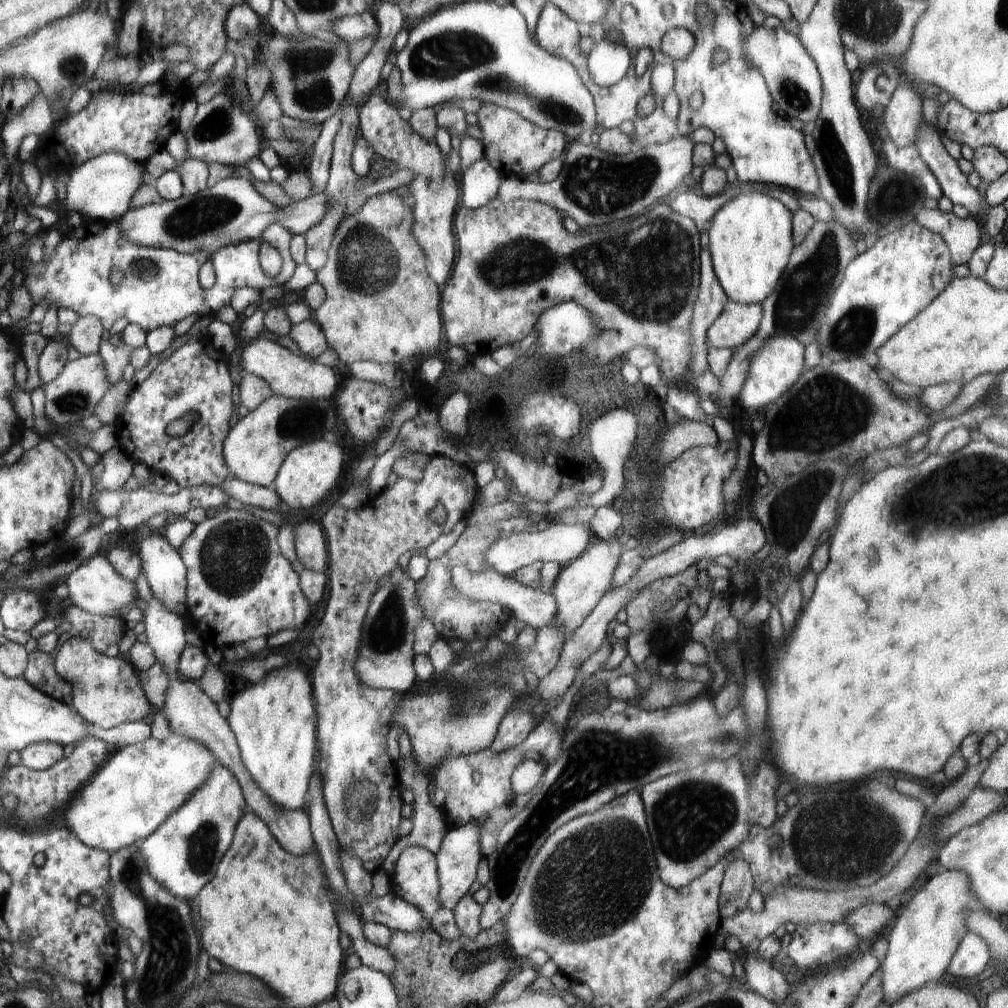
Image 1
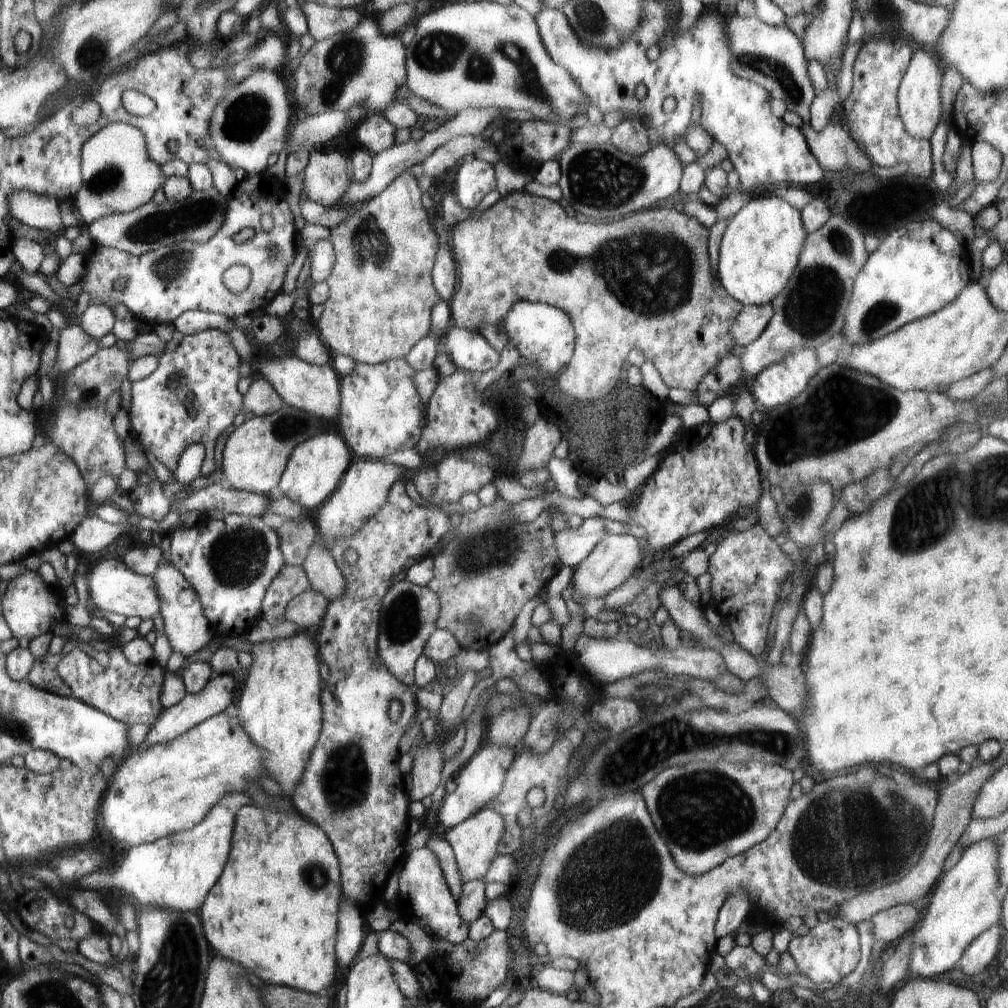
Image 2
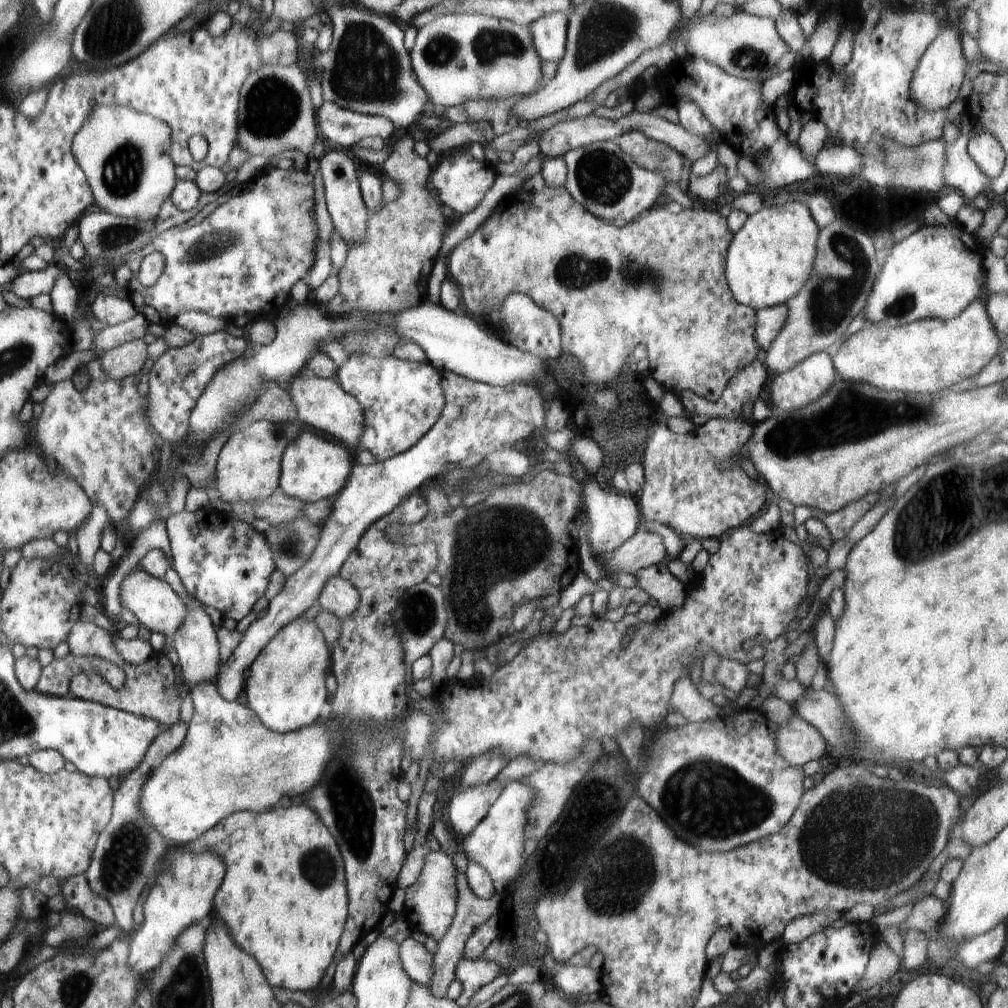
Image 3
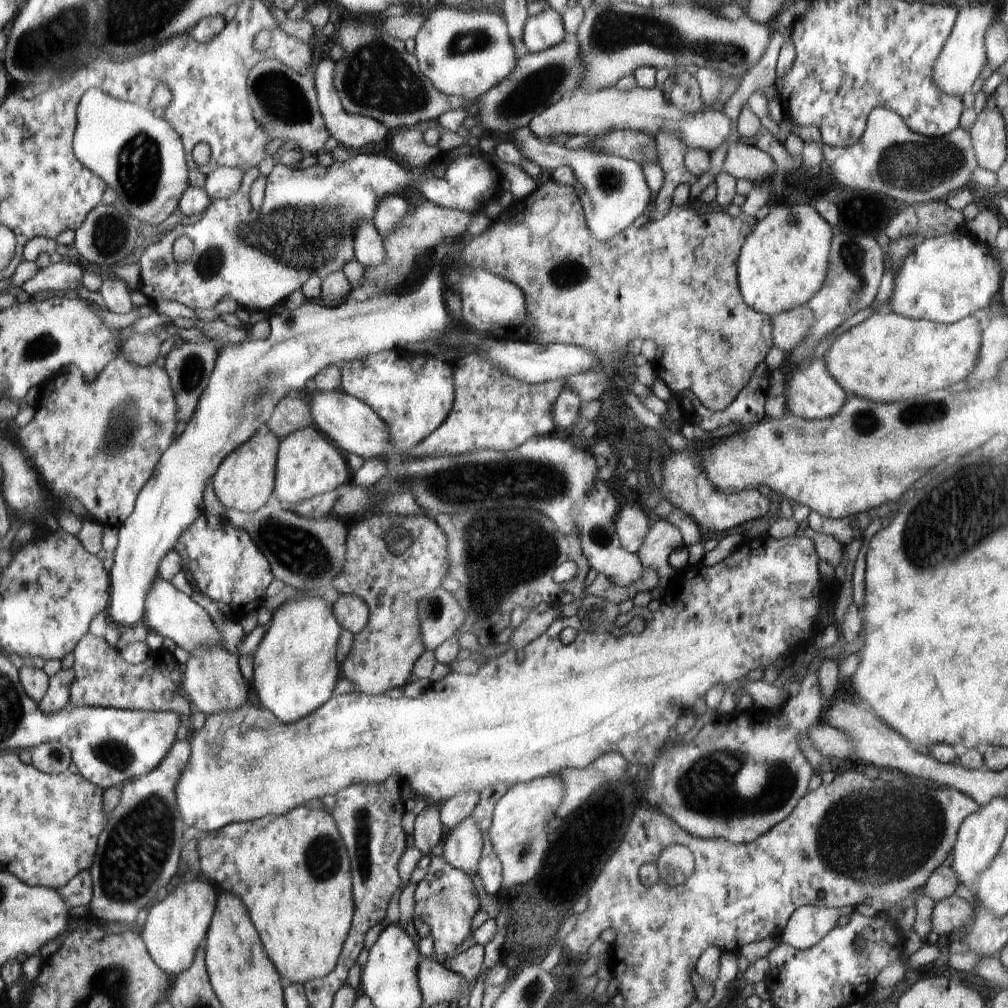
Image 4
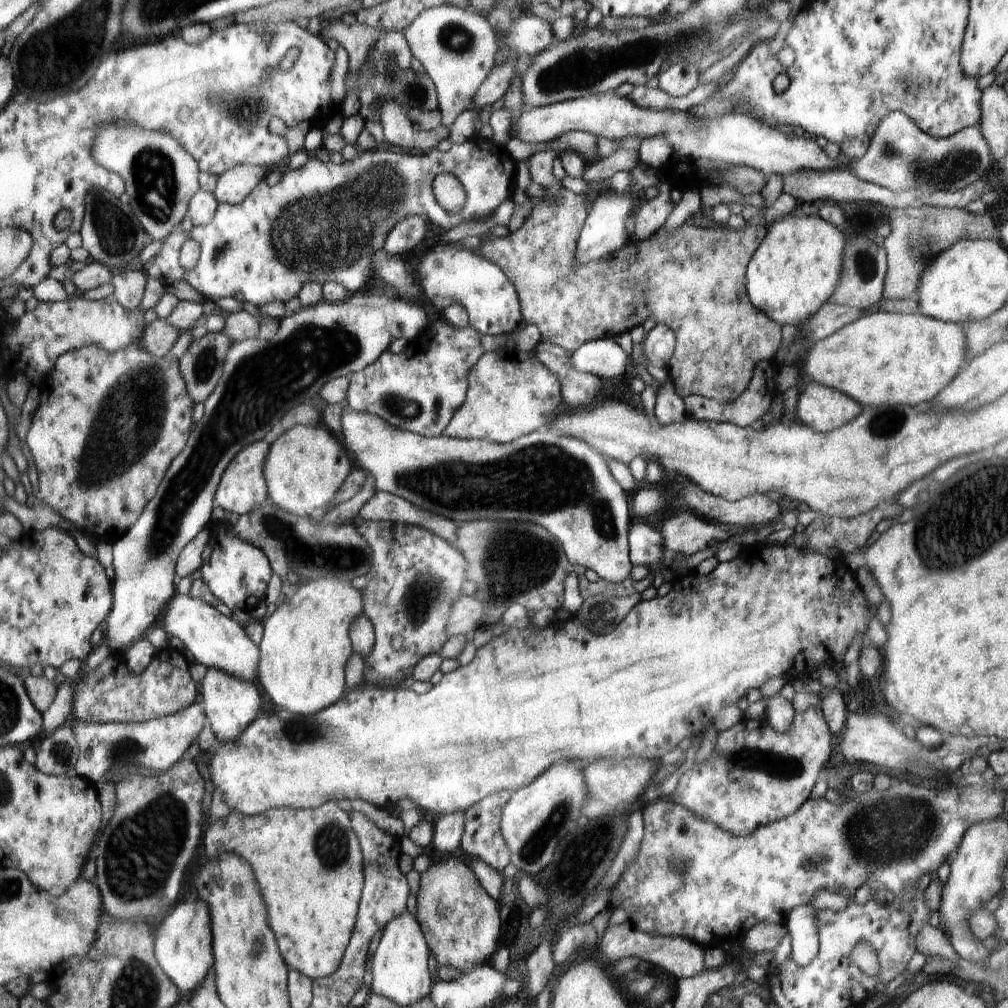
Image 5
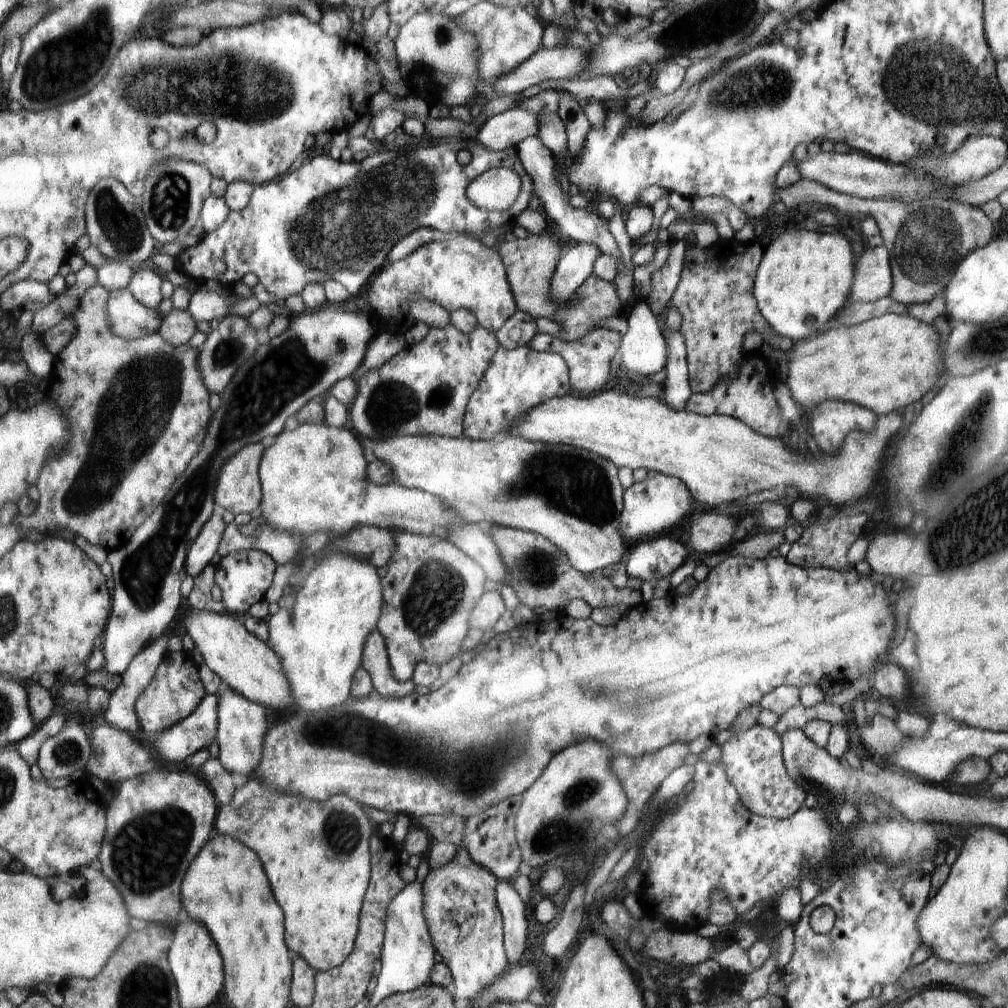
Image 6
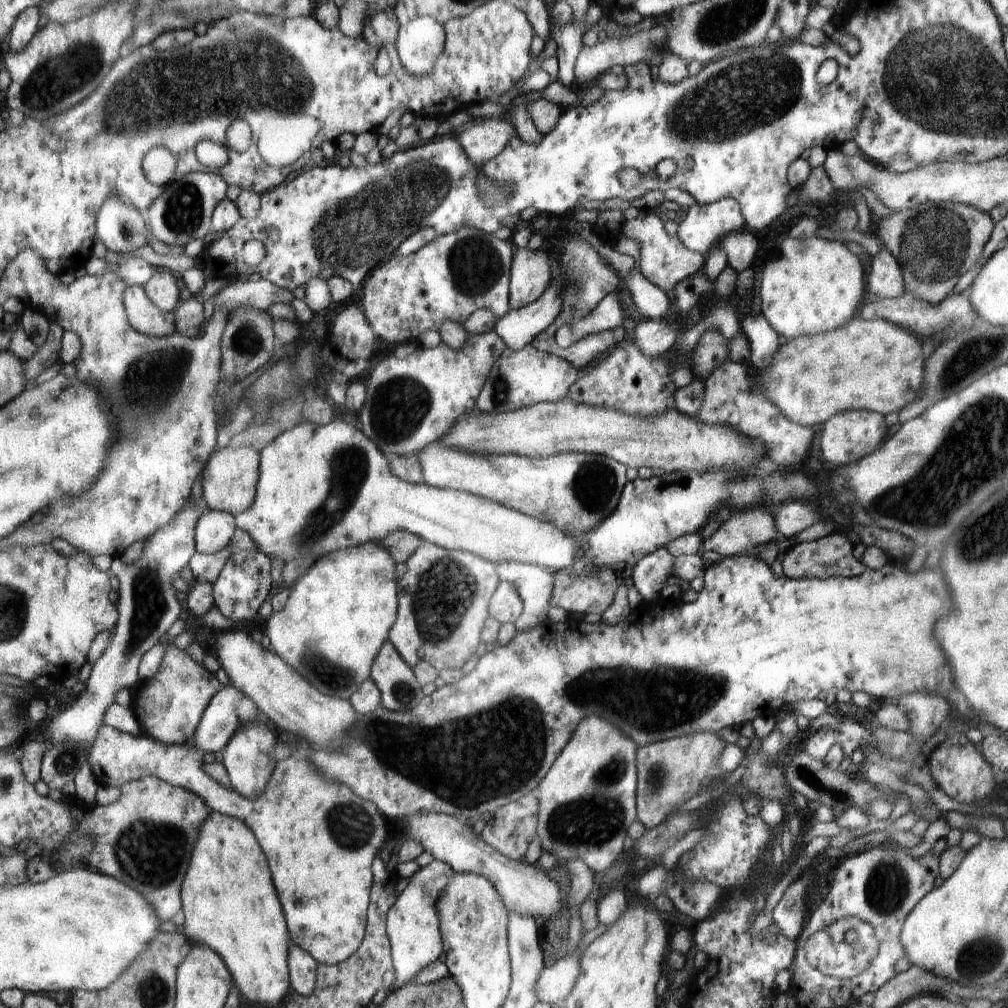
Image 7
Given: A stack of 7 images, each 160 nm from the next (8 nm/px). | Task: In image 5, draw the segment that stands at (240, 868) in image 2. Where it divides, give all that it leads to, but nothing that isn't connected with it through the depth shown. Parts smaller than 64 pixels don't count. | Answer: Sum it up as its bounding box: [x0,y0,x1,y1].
[202,802,365,980]

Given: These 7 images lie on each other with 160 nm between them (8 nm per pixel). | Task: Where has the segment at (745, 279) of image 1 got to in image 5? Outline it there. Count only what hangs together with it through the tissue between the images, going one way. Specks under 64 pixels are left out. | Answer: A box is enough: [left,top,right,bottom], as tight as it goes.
[747,215,846,329]

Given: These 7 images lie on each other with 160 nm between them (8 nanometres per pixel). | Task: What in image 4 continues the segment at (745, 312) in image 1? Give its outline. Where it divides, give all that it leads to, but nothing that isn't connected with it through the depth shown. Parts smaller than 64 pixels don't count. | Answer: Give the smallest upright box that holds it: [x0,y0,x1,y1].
[770,305,816,354]

